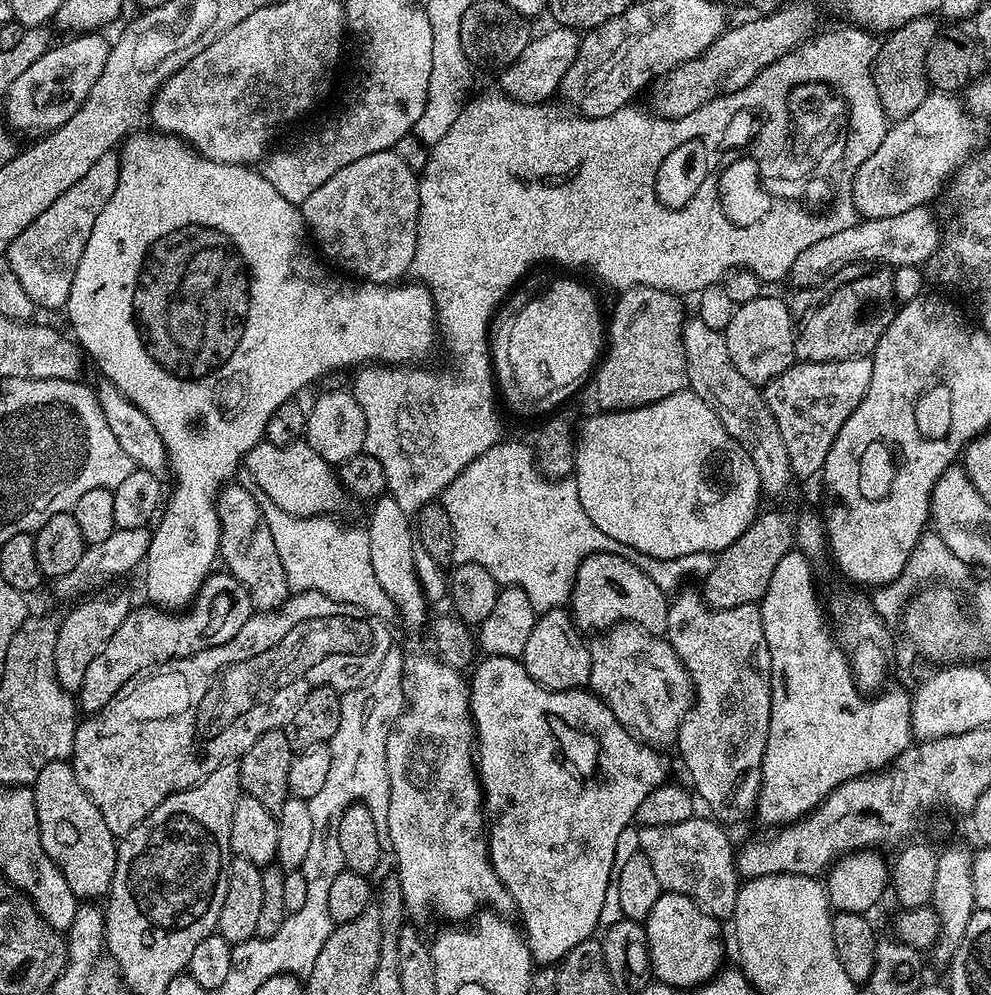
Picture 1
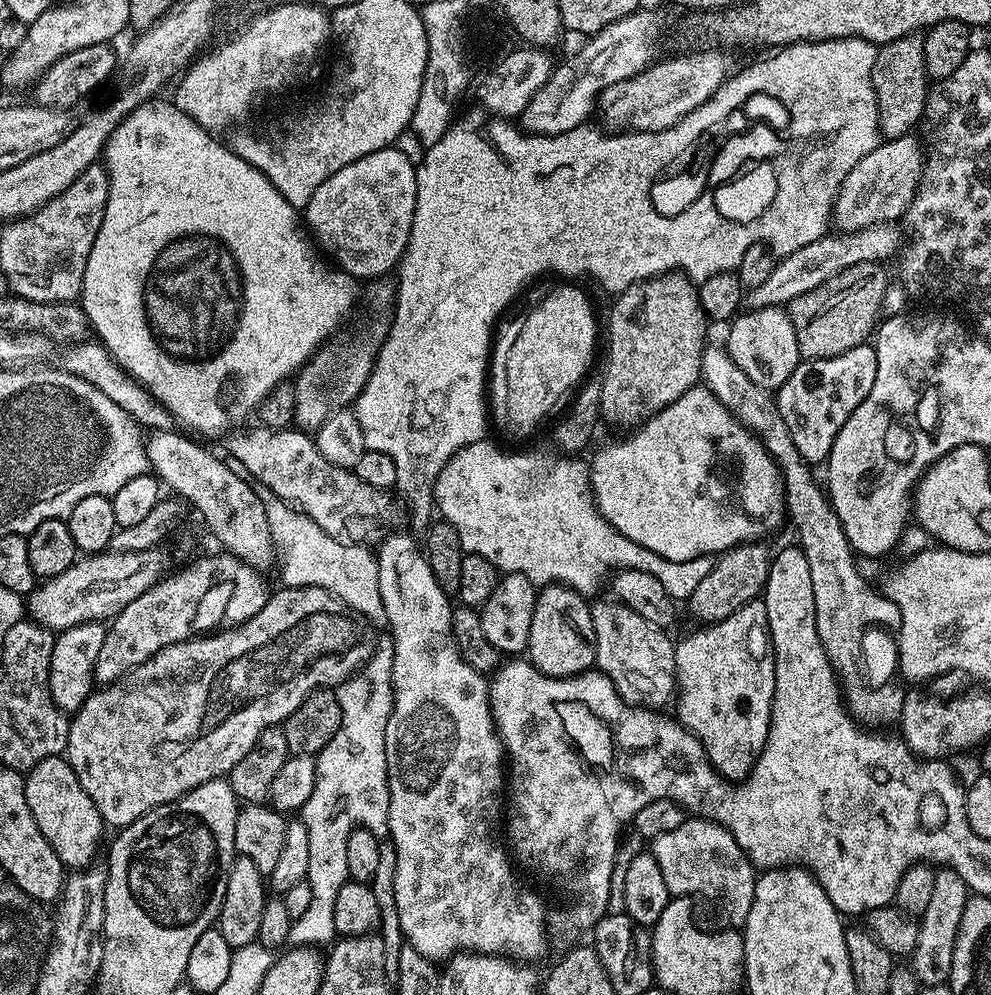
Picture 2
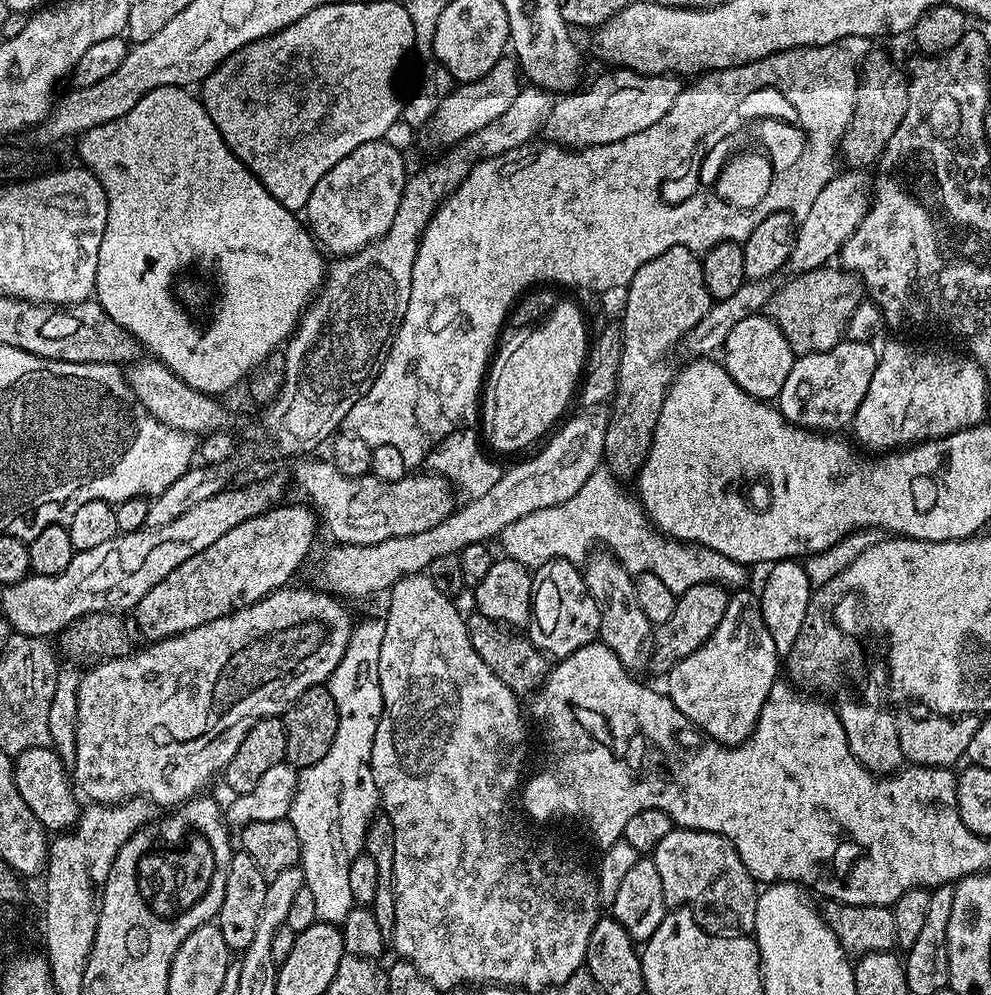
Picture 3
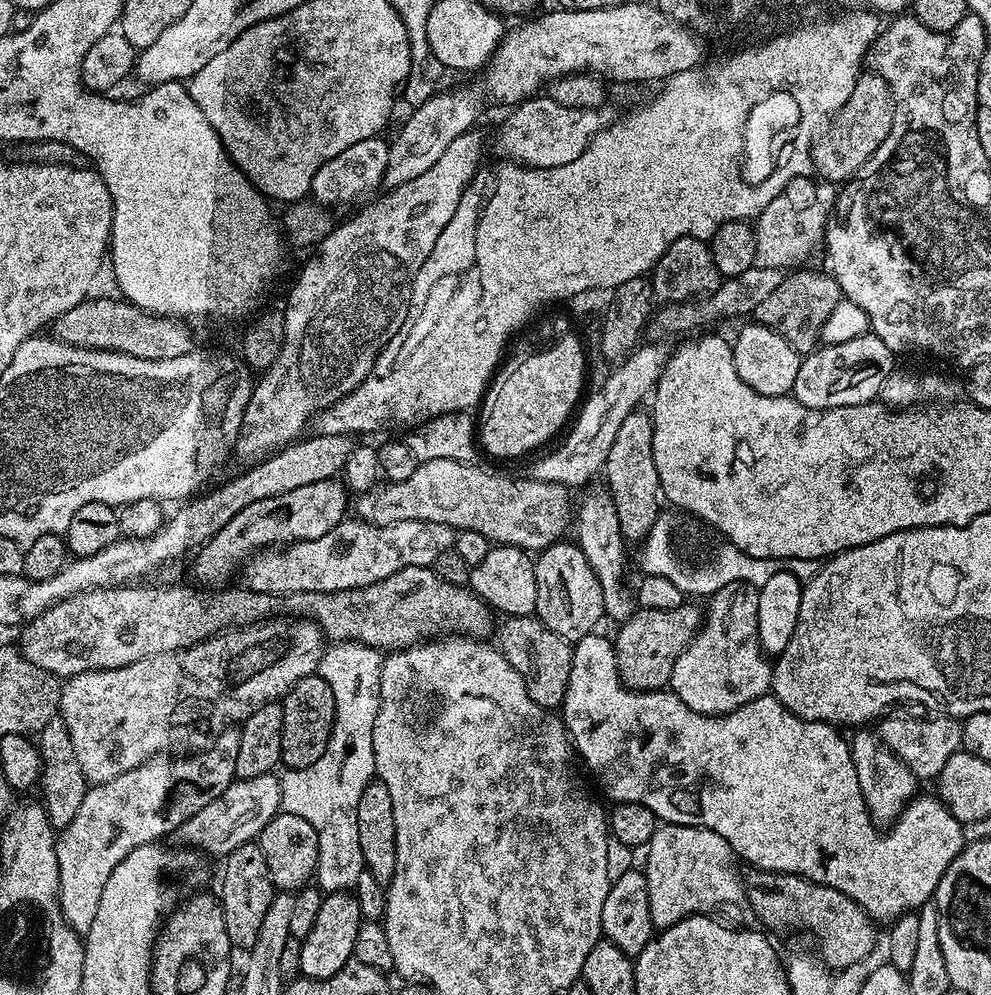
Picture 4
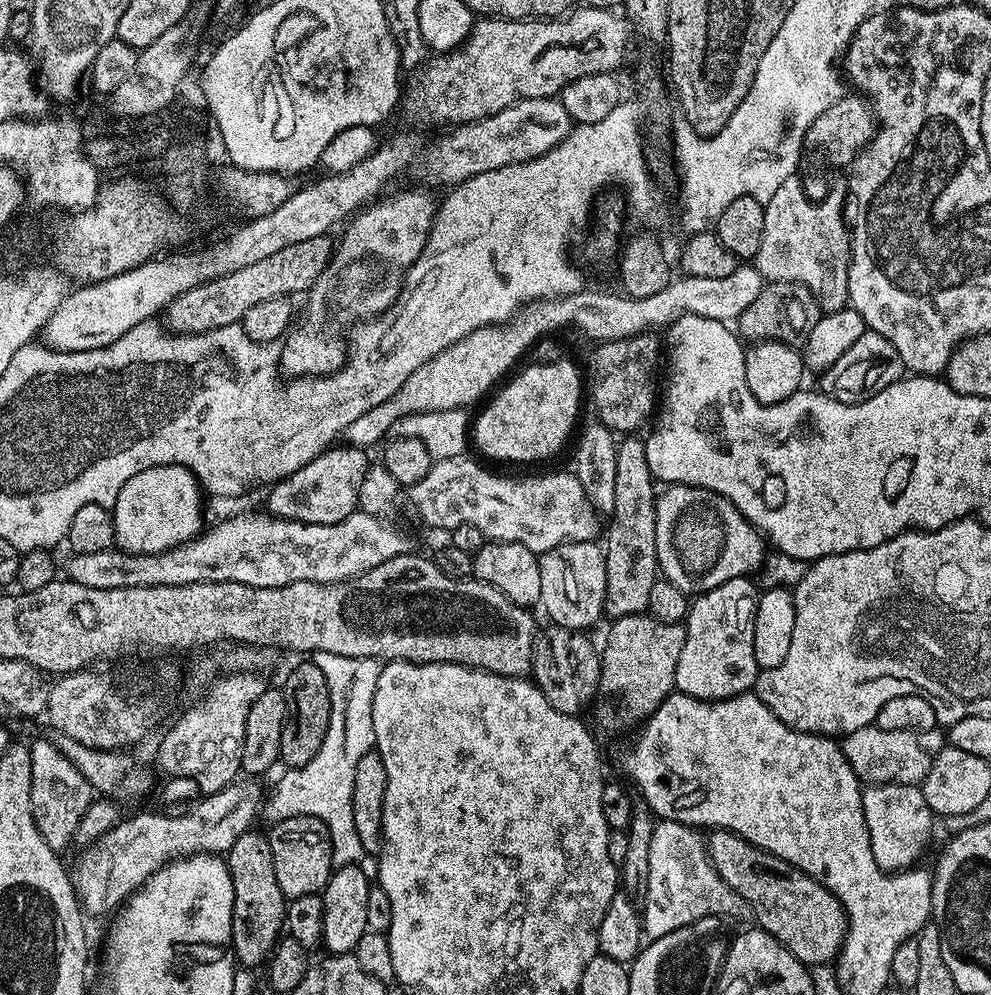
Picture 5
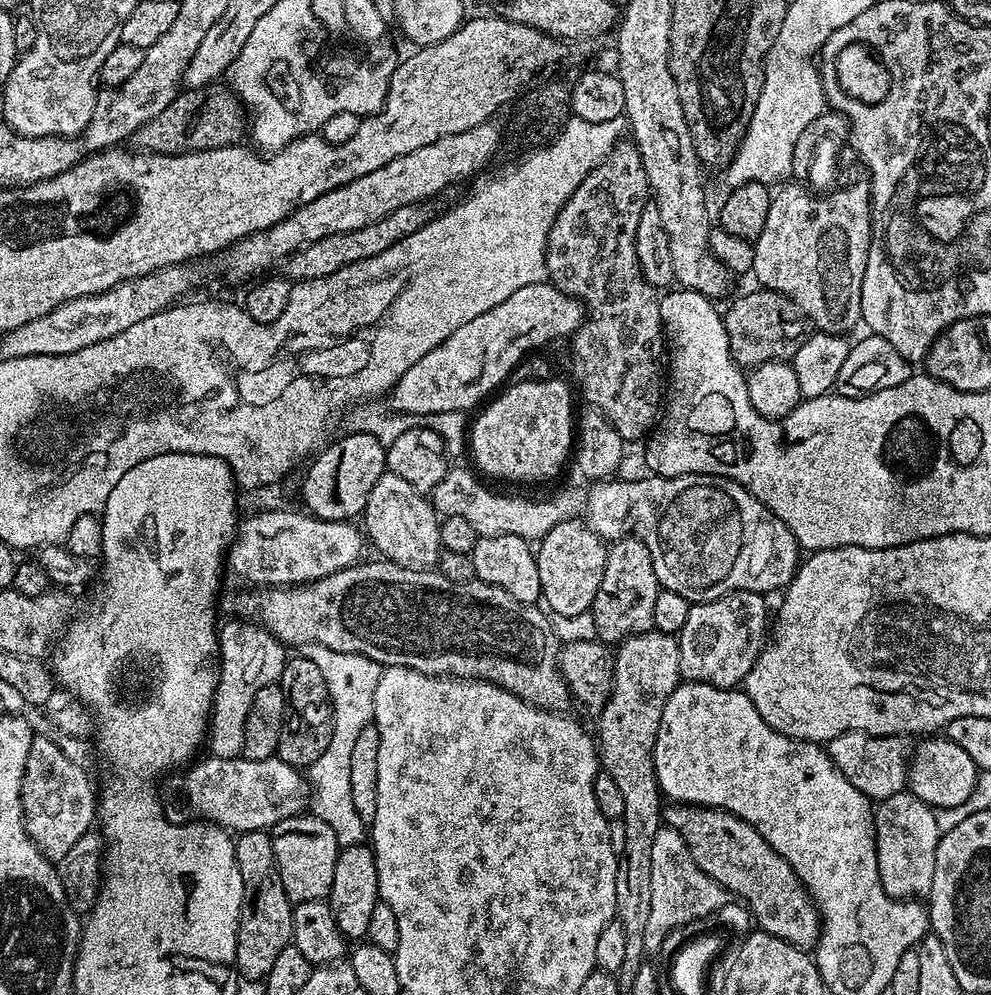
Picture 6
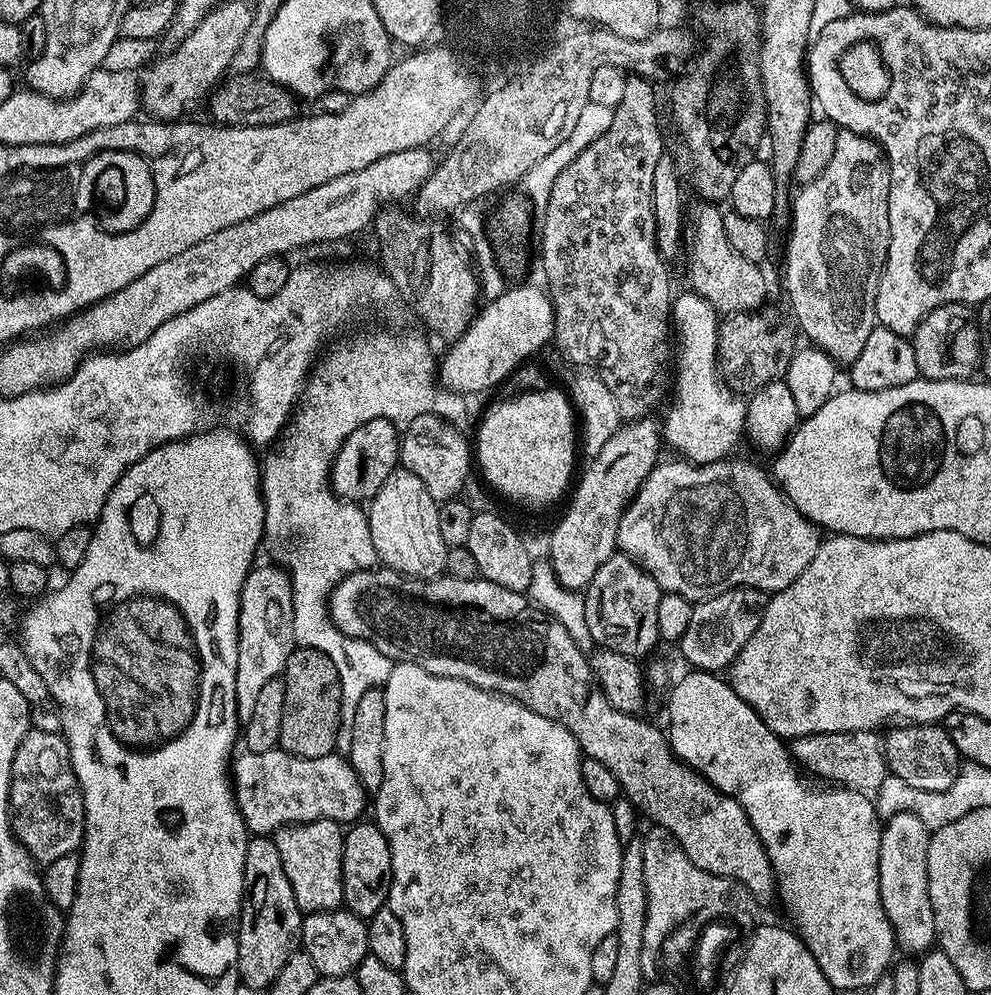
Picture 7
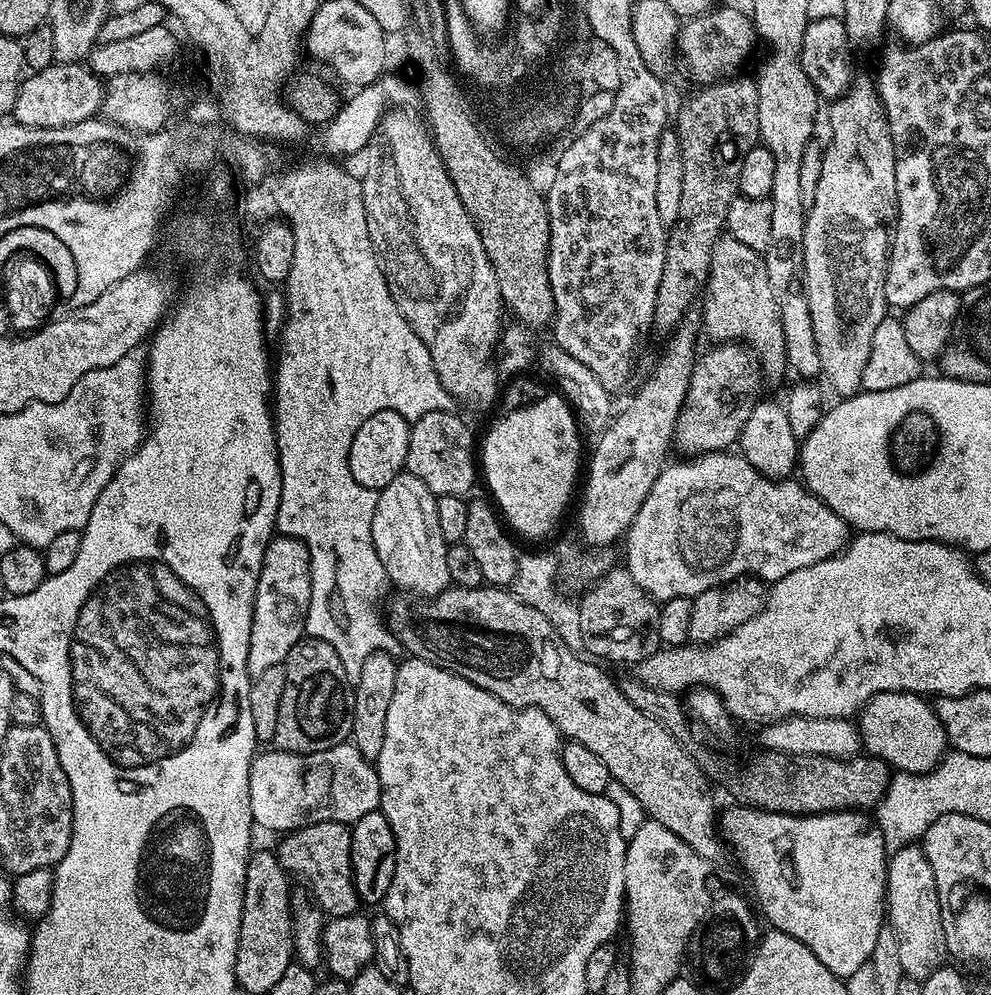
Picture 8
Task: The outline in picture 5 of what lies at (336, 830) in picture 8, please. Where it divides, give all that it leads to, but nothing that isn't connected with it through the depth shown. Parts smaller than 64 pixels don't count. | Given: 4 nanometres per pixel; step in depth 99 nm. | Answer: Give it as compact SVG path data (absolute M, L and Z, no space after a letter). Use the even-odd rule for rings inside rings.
M313 816L286 818L271 826L272 832L267 833L267 838L274 854L274 872L278 874L278 886L282 886L285 898L297 900L303 896L323 893L334 871L332 839L327 826Z

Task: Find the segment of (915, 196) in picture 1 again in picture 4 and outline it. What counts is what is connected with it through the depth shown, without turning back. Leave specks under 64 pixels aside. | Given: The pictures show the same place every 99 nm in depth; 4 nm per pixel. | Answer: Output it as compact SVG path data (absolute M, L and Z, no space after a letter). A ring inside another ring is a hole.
M755 266L746 270L745 273L738 274L737 277L730 277L721 283L714 292L708 293L703 298L686 300L683 302L670 302L663 308L662 312L657 311L650 320L650 332L656 338L672 338L679 332L688 332L691 328L696 328L699 324L708 324L711 320L720 320L723 316L748 316L751 317L758 310L758 305L769 296L778 286L782 286L785 269L765 268Z

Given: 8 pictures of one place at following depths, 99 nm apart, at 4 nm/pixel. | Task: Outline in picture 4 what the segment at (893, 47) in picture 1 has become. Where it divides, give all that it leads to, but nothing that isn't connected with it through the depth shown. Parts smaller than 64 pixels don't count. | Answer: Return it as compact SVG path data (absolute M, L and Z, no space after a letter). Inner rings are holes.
M861 71L856 80L854 91L846 98L844 107L833 116L827 128L812 143L812 166L815 175L829 180L835 186L843 185L855 176L856 171L868 161L886 142L886 134L890 134L892 125L892 87L877 72ZM856 108L865 108L859 112ZM853 147L853 148L852 148Z

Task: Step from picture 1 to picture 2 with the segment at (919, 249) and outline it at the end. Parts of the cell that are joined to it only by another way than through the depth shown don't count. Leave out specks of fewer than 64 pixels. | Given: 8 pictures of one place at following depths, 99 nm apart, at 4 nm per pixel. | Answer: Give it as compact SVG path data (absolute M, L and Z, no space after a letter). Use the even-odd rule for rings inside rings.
M885 222L883 224L875 224L874 226L870 226L869 228L863 228L862 230L858 230L857 232L839 232L837 234L825 234L821 236L819 240L816 240L814 242L810 242L809 245L802 246L798 250L794 250L792 253L790 253L788 256L782 256L779 257L773 263L772 269L770 270L770 274L767 276L767 278L763 279L762 282L758 282L758 286L754 286L753 288L747 289L746 292L746 304L749 309L753 308L778 308L781 306L787 306L789 303L791 303L792 300L798 298L802 294L806 294L807 291L814 290L815 287L821 286L824 282L826 282L827 279L834 278L836 274L838 274L840 271L846 270L847 267L856 266L858 263L874 263L874 262L884 262L884 259L887 258L888 255L895 253L898 248L898 240L896 244L896 232L891 223Z

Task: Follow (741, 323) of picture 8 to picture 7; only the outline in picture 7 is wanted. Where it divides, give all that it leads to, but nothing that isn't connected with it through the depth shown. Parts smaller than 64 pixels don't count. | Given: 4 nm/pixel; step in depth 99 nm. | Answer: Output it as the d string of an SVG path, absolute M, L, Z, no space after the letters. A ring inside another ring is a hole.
M700 202L697 203L697 208L696 208L696 217L693 218L693 220L690 220L690 228L692 224L692 245L689 246L687 245L686 248L686 256L688 252L688 280L690 283L690 288L691 291L697 292L701 296L704 301L714 311L717 312L717 314L731 314L733 312L750 312L756 309L759 309L761 305L765 303L764 300L764 276L760 271L762 271L761 265L755 264L754 262L750 262L750 258L742 258L742 254L738 254L738 250L734 250L734 246L730 246L726 242L726 230L724 229L724 212L721 211L721 209L716 209L719 208L715 203L712 202Z

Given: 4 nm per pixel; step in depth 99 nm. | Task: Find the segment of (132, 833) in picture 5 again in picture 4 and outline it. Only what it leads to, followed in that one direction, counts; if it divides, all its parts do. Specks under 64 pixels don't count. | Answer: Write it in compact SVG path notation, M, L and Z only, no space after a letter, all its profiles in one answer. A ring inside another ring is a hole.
M272 772L262 774L258 778L235 779L221 796L214 798L214 802L206 802L206 806L202 806L202 810L198 810L198 814L194 814L194 818L182 822L182 826L174 833L175 839L180 839L177 841L181 845L195 848L209 857L227 858L231 852L238 850L238 846L253 843L259 837L261 830L281 811L281 798L280 776Z

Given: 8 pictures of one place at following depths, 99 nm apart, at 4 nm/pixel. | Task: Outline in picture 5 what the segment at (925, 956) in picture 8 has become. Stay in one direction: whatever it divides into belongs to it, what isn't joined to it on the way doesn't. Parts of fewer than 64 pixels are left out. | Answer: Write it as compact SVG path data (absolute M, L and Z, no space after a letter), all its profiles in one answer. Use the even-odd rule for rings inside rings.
M874 784L863 789L862 806L866 814L866 830L874 850L874 862L886 872L895 872L911 865L920 852L934 814L924 797L923 787L914 784Z

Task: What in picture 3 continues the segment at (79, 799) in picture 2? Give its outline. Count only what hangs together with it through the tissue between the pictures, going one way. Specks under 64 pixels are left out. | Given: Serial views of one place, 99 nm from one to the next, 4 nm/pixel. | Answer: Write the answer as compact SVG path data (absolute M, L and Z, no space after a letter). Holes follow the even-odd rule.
M31 748L18 753L14 758L12 773L18 794L22 794L22 802L30 806L34 818L38 818L42 827L52 834L63 834L71 829L80 817L82 804L76 801L77 789L70 779L69 769L60 761L55 748Z

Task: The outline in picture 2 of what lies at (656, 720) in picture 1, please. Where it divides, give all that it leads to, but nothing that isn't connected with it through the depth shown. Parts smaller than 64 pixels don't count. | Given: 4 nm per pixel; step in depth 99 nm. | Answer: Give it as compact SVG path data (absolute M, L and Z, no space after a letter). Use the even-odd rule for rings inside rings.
M615 598L591 601L596 635L595 667L610 678L618 694L637 706L655 707L673 699L676 692L676 644L665 629Z

